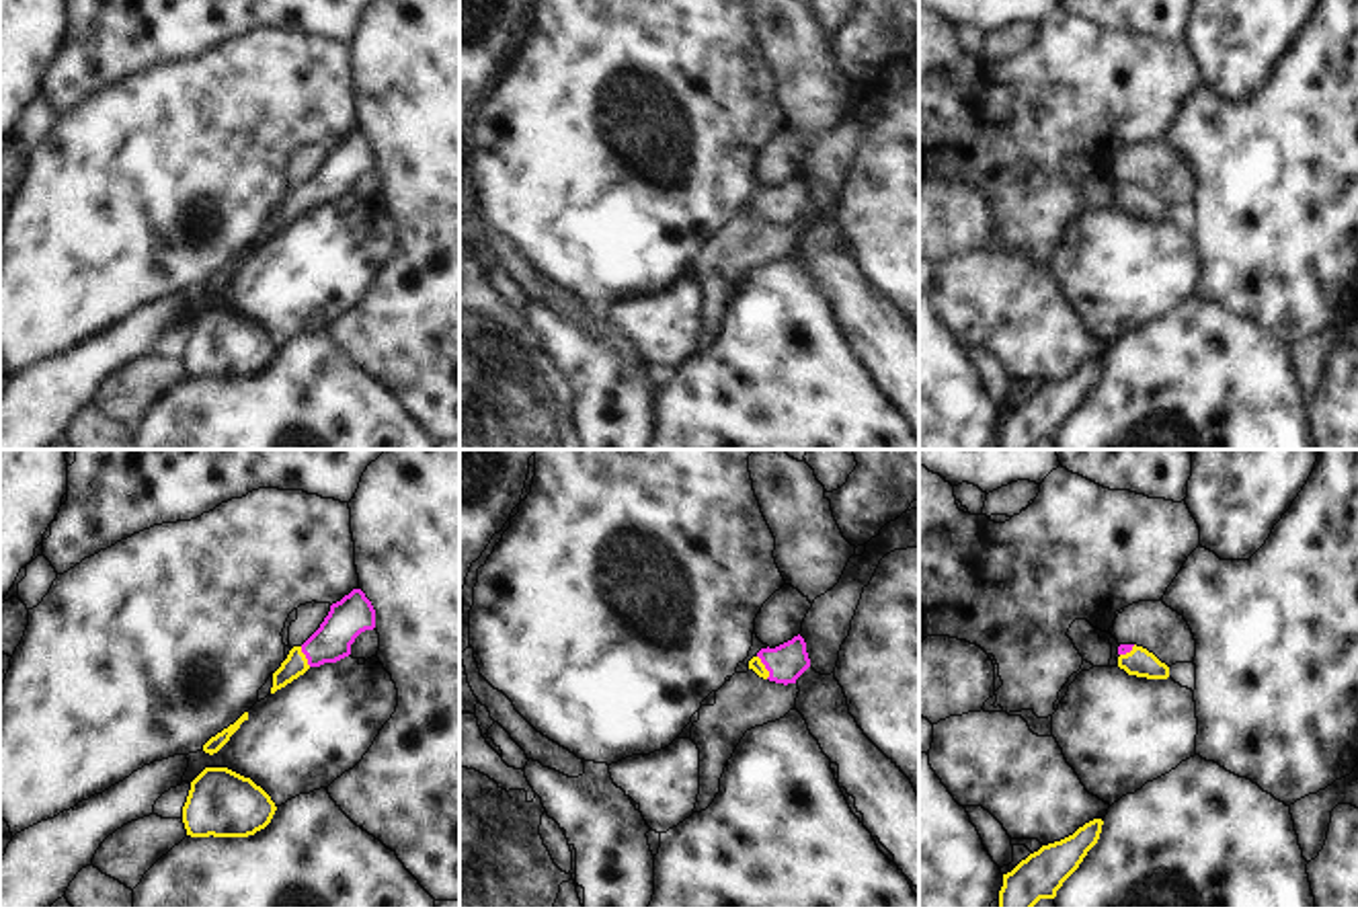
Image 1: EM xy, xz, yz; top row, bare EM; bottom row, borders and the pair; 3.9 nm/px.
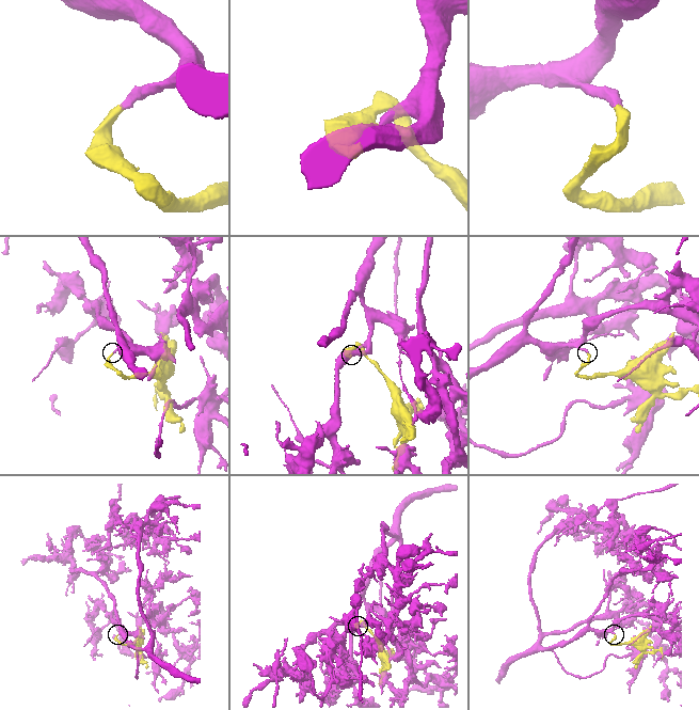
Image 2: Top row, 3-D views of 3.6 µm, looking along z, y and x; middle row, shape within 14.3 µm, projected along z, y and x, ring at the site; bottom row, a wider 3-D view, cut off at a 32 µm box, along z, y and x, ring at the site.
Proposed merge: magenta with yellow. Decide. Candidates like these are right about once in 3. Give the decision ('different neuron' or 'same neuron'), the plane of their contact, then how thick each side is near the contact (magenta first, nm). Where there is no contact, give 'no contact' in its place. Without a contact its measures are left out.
same neuron; meets magenta in xz; 150 nm thick on the magenta side, 50 nm on the other

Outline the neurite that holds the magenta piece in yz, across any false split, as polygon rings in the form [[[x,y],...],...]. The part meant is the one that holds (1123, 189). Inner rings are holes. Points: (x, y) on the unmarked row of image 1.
[[[1136,185],[1118,187],[1118,207],[1128,215],[1147,218],[1147,220],[1167,220],[1169,207],[1161,203],[1153,193]]]

